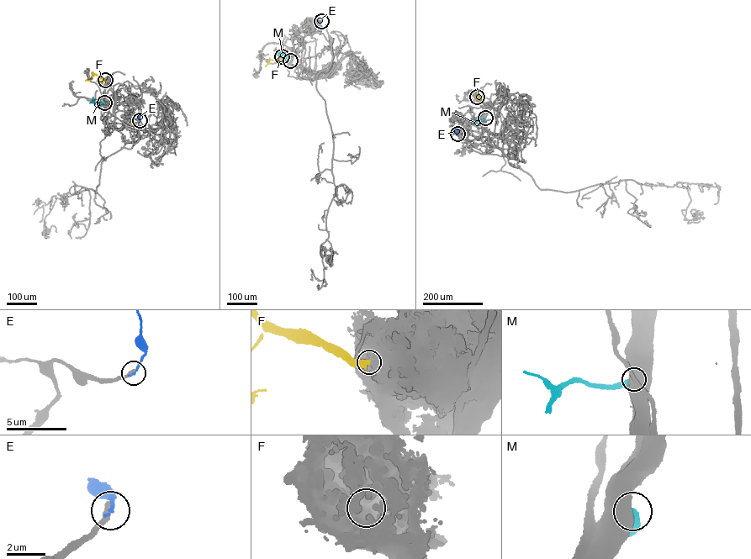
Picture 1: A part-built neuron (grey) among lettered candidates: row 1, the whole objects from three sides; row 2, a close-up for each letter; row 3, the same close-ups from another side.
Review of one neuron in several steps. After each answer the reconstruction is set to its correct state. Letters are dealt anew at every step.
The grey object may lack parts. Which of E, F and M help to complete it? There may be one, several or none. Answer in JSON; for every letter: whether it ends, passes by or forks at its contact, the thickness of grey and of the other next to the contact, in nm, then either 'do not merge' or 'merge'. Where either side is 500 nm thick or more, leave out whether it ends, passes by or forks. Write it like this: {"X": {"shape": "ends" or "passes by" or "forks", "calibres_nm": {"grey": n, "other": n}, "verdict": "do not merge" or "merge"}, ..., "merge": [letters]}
{"E": {"shape": "ends", "calibres_nm": {"grey": 280, "other": 180}, "verdict": "do not merge"}, "F": {"calibres_nm": {"grey": 650, "other": 500}, "verdict": "do not merge"}, "M": {"calibres_nm": {"grey": 750, "other": 340}, "verdict": "do not merge"}, "merge": []}

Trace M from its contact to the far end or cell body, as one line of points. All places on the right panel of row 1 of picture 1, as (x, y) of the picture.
M: (485, 118), (478, 122), (473, 116)

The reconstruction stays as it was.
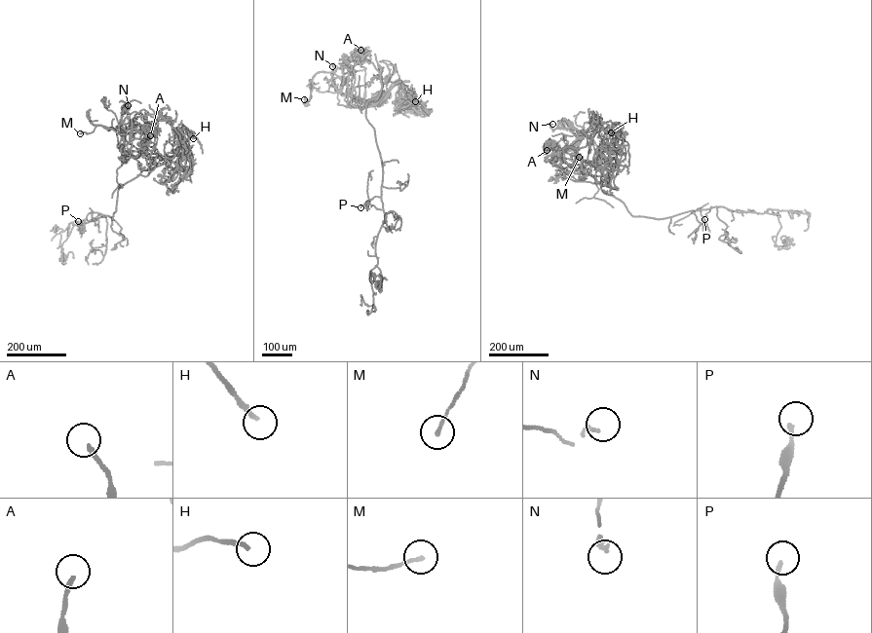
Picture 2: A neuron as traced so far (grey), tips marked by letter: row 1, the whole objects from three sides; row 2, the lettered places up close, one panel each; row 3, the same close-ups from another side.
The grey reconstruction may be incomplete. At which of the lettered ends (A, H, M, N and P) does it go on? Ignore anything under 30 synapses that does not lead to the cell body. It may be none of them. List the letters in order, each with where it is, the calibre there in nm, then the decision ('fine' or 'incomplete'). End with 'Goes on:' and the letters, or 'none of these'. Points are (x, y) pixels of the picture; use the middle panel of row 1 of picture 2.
A: (360, 50) | 200 nm | fine
H: (415, 101) | 190 nm | fine
M: (304, 99) | 140 nm | fine
N: (332, 66) | 160 nm | fine
P: (360, 207) | 180 nm | fine
Goes on: none of these

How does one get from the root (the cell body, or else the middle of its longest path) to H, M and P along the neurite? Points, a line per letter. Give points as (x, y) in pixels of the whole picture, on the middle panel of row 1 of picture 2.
H: (333, 85), (338, 93), (345, 84), (353, 105), (364, 107), (399, 80), (397, 100), (415, 101)
M: (333, 85), (339, 93), (343, 82), (331, 72), (319, 71), (313, 77), (309, 98), (304, 99)
P: (333, 85), (338, 93), (345, 84), (357, 99), (377, 98), (365, 115), (381, 159), (381, 196), (360, 207)

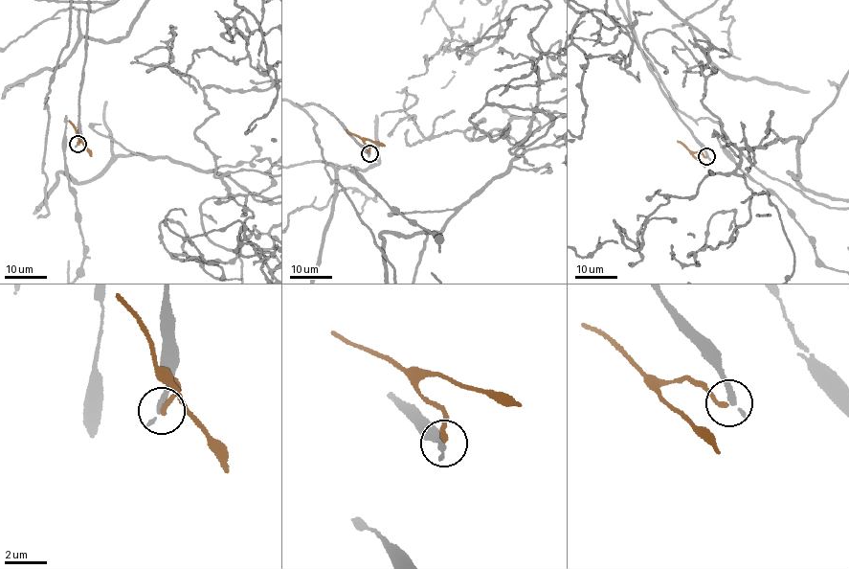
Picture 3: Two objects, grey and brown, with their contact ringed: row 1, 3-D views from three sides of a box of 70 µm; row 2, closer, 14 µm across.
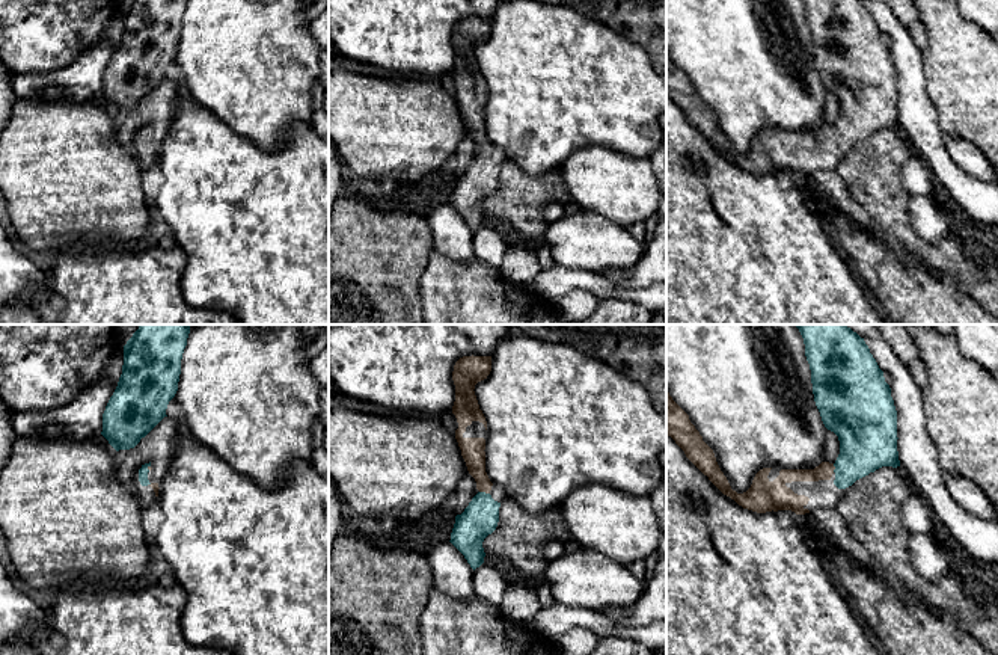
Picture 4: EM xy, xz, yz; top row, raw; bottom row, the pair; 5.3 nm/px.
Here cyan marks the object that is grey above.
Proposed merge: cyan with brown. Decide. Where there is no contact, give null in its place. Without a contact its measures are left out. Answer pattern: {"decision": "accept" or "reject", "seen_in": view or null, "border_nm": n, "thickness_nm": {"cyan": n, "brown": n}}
{"decision": "accept", "seen_in": "xz", "border_nm": 60, "thickness_nm": {"cyan": 190, "brown": 130}}

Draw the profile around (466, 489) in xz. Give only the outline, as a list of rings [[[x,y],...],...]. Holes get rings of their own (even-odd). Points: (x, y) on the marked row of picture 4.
[[[467,472],[461,481],[458,483],[457,489],[454,490],[449,503],[452,510],[457,515],[461,515],[464,509],[469,506],[472,498],[478,494],[475,478]]]

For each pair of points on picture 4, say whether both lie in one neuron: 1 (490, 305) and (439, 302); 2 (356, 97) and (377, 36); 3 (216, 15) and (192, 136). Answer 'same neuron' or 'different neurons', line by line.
1: same neuron
2: different neurons
3: different neurons

